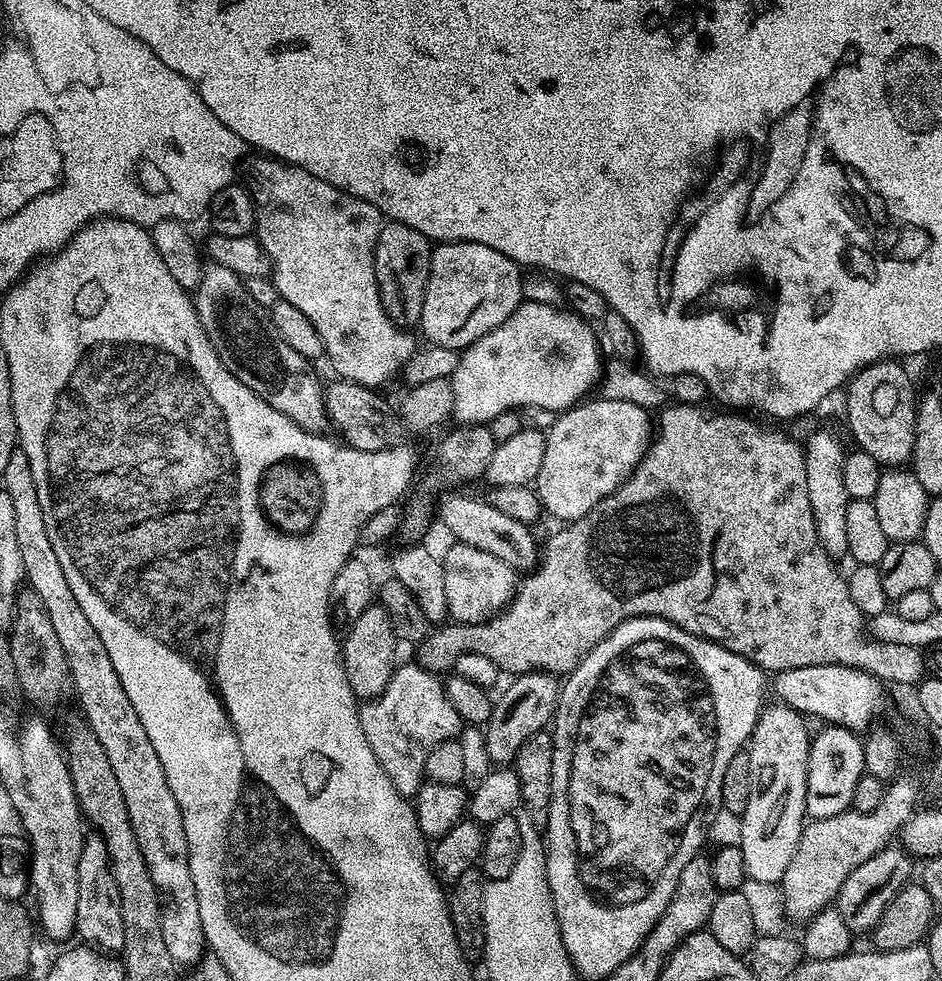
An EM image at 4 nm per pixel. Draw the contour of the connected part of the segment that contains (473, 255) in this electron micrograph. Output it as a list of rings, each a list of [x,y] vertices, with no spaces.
[[[440,242],[432,249],[430,262],[430,278],[426,282],[424,301],[422,302],[422,318],[419,331],[424,331],[424,336],[429,345],[437,344],[447,348],[463,350],[469,348],[478,338],[490,334],[522,303],[524,295],[524,281],[522,279],[521,265],[515,264],[498,250],[481,244],[465,244],[463,242]]]

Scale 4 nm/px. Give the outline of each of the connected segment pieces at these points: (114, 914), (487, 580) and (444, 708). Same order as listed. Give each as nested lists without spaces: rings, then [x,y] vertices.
[[[92,834],[85,839],[84,849],[78,858],[78,914],[76,915],[75,935],[81,936],[85,945],[105,954],[120,954],[124,951],[124,919],[122,918],[122,898],[118,894],[118,885],[110,870],[106,842],[99,835]]]
[[[453,543],[448,553],[443,553],[442,563],[446,574],[446,602],[448,616],[458,624],[480,624],[503,610],[516,593],[518,572],[501,558],[475,549],[474,546]]]
[[[416,662],[401,663],[392,673],[383,694],[365,699],[359,705],[358,711],[362,722],[362,734],[366,734],[366,742],[370,750],[374,750],[374,758],[378,758],[382,770],[386,770],[386,778],[394,782],[396,789],[405,798],[415,797],[416,791],[420,789],[428,751],[442,742],[457,739],[462,729],[461,718],[451,705],[450,698],[447,697],[441,677],[435,672],[426,671]]]

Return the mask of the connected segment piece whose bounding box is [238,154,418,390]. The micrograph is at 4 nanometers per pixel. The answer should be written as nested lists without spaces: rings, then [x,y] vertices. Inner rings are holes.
[[[248,154],[244,159],[239,161],[238,176],[242,181],[243,187],[248,189],[248,193],[252,196],[252,201],[256,207],[256,226],[254,235],[256,241],[262,246],[262,250],[268,256],[270,265],[270,279],[272,285],[276,288],[276,295],[279,299],[290,302],[290,306],[294,306],[308,320],[308,325],[315,330],[316,336],[320,339],[320,345],[324,347],[324,356],[326,360],[332,363],[332,368],[336,371],[335,375],[342,380],[348,380],[352,384],[361,384],[367,388],[377,390],[383,389],[383,384],[388,384],[392,379],[399,377],[404,371],[405,364],[408,359],[415,354],[418,347],[418,341],[412,337],[413,333],[407,328],[400,328],[386,314],[386,310],[382,306],[382,298],[380,297],[380,287],[378,286],[378,278],[374,274],[374,250],[378,242],[378,234],[385,226],[386,218],[380,209],[376,208],[370,202],[366,202],[362,198],[358,198],[349,192],[338,190],[338,186],[330,186],[330,182],[322,182],[322,178],[314,178],[314,174],[310,174],[306,170],[302,170],[293,164],[285,164],[283,160],[269,158],[263,154]]]

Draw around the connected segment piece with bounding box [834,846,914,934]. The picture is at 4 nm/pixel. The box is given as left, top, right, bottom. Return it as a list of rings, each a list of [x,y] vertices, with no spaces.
[[[889,846],[878,850],[874,858],[866,858],[862,866],[850,870],[846,882],[842,882],[842,890],[836,896],[834,906],[842,914],[842,922],[846,922],[853,934],[868,934],[876,927],[894,894],[898,894],[898,890],[909,883],[912,863],[913,857],[903,847]]]

